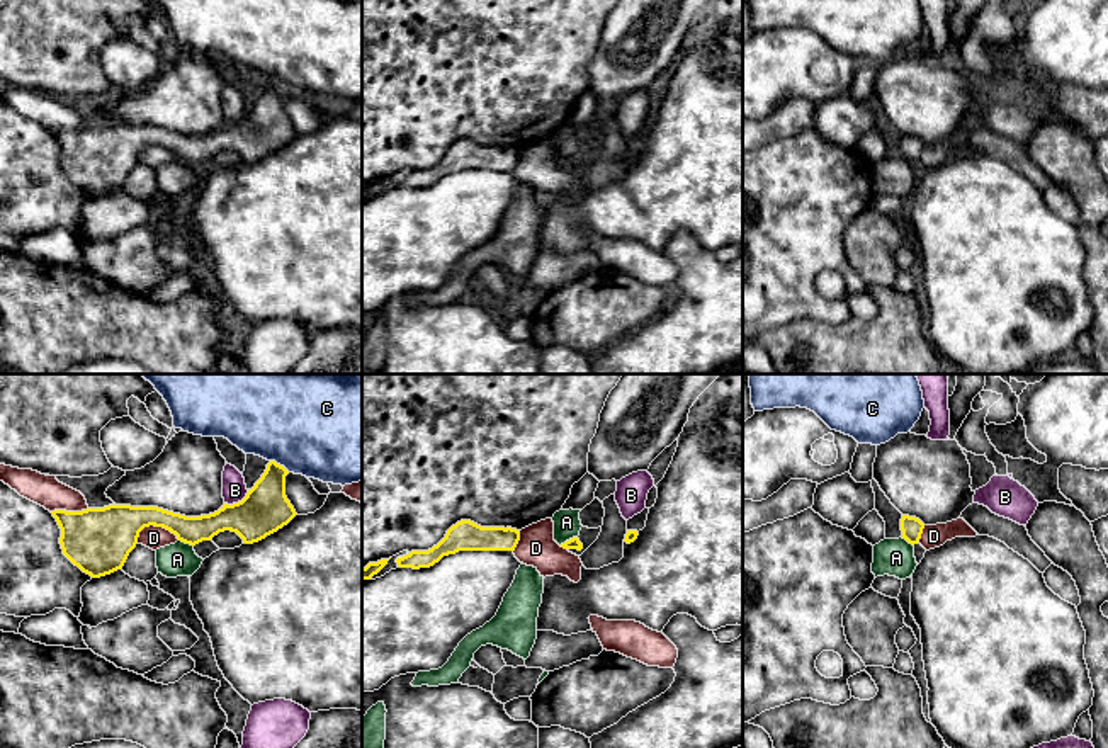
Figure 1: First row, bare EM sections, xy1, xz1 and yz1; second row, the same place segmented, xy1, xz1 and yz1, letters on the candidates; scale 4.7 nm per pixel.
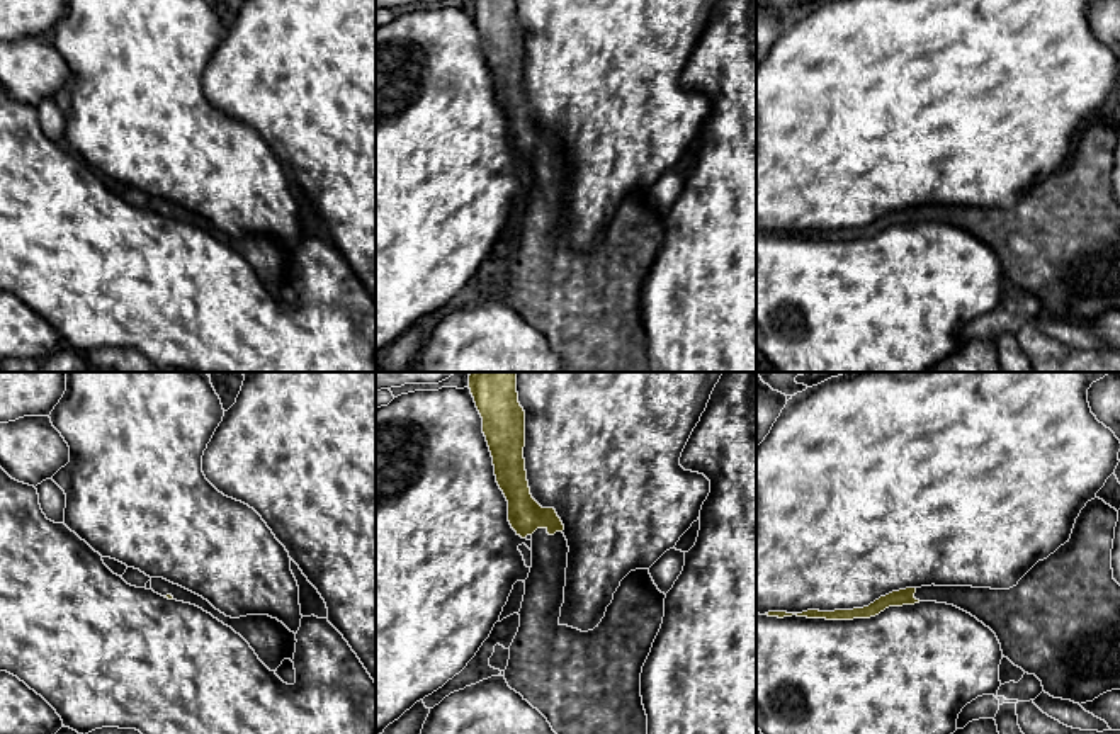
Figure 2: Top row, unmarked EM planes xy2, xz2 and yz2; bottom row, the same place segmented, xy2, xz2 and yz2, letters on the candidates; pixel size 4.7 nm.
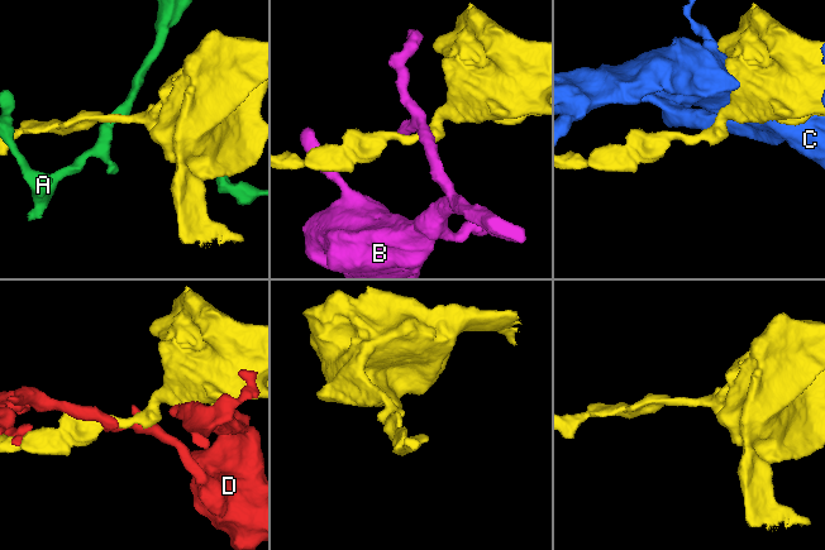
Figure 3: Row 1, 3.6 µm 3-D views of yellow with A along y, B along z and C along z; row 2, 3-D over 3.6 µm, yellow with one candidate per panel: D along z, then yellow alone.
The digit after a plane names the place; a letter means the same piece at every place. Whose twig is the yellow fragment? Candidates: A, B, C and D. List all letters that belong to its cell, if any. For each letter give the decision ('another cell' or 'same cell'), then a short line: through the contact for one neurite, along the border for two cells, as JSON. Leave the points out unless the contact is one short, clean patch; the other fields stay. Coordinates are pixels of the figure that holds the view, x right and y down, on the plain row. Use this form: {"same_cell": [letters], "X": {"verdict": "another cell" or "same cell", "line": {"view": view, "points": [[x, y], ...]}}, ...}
{"same_cell": [], "A": {"verdict": "another cell", "line": {"view": "xz1", "points": [[576, 155], [559, 164]]}}, "B": {"verdict": "another cell", "line": {"view": "xy1", "points": [[248, 109], [240, 119], [225, 123]]}}, "C": {"verdict": "another cell"}, "D": {"verdict": "another cell"}}

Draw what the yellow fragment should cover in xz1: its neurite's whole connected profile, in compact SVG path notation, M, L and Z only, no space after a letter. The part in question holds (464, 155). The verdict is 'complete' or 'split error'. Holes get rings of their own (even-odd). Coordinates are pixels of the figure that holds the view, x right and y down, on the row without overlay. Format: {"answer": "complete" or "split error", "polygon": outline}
{"answer": "complete", "polygon": "M461 139L452 144L445 156L428 170L411 170L398 177L399 187L430 187L444 175L459 170L515 170L520 160L520 150L512 146L481 146L471 139Z"}

